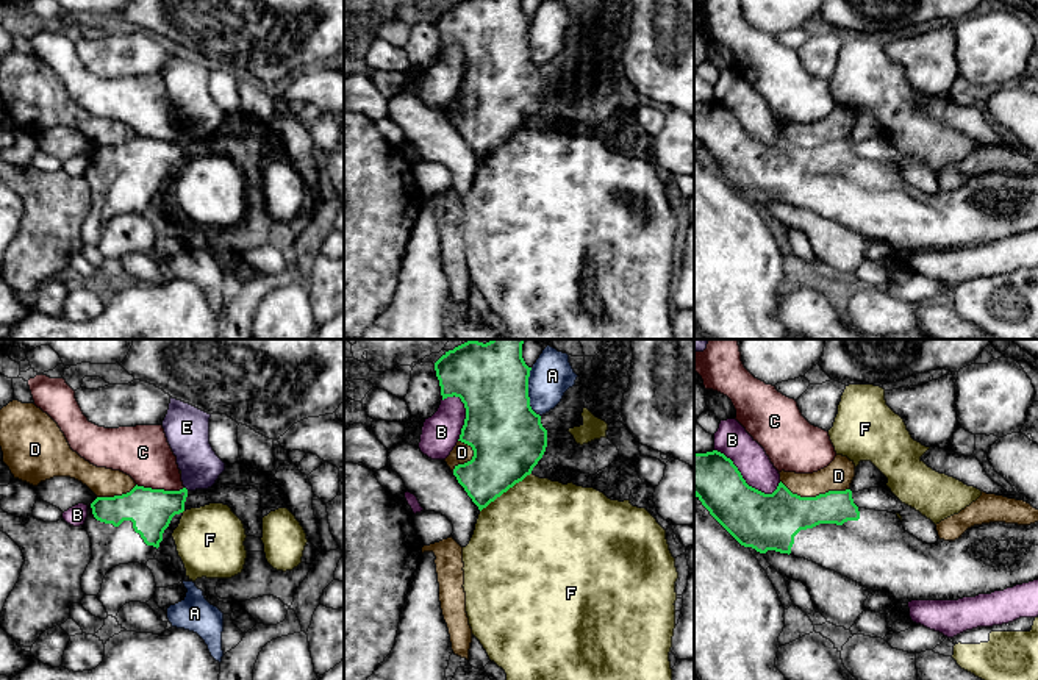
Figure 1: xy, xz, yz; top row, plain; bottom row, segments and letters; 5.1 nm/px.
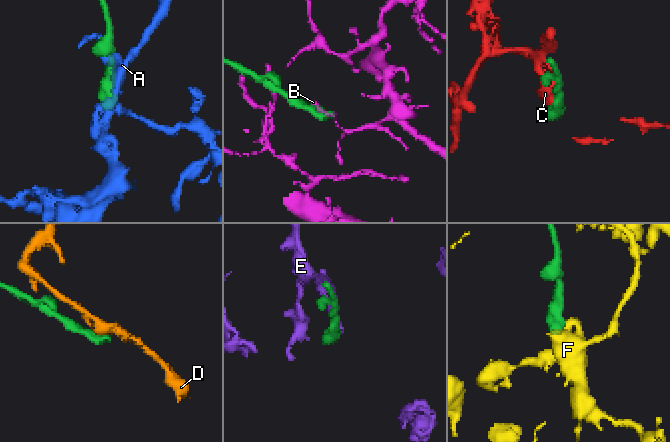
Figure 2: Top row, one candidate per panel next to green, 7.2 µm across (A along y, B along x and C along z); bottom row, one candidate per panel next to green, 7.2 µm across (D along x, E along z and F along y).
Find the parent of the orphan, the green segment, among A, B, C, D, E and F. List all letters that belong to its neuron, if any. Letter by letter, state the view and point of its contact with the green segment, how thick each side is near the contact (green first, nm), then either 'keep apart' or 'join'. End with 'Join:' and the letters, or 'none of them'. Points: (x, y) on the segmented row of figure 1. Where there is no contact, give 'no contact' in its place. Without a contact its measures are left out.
A: contact xz (527, 393); calibres 380 and 220 nm; keep apart
B: contact yz (743, 479); calibres 280 and 170 nm; keep apart
C: contact xy (160, 490); calibres 220 and 280 nm; keep apart
D: contact yz (816, 496); calibres 280 and 150 nm; keep apart
E: no contact; keep apart
F: contact xz (505, 491); calibres 360 and 500 nm; keep apart
Join: none of them

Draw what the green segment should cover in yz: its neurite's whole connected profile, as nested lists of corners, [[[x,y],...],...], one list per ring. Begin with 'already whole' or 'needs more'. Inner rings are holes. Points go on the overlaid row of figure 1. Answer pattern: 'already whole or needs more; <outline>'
needs more; [[[718,450],[694,453],[694,496],[741,546],[805,558],[888,594],[896,605],[958,600],[1038,580],[1038,522],[990,522],[968,528],[955,541],[925,544],[904,528],[896,513],[858,508],[850,489],[800,497],[780,481],[772,494],[764,494],[749,486]]]

